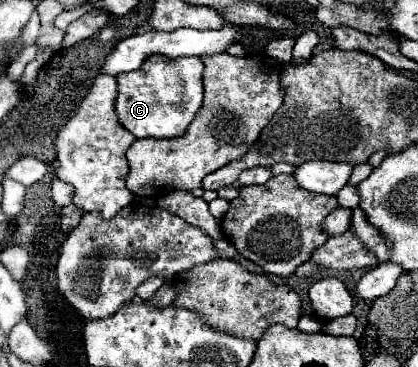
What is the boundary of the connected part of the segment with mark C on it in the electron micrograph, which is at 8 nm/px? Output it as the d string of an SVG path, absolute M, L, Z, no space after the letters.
M149 56L149 60L145 60L139 70L117 76L119 96L115 108L119 114L119 122L137 138L181 136L201 108L201 74L203 62L197 56Z

